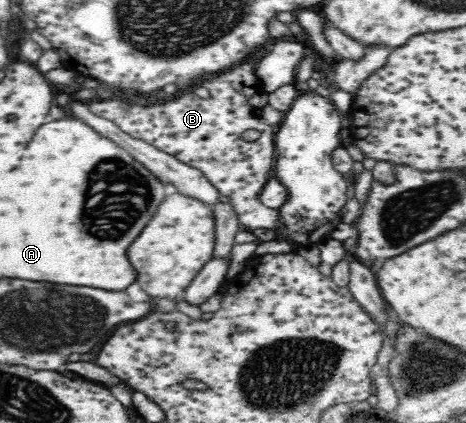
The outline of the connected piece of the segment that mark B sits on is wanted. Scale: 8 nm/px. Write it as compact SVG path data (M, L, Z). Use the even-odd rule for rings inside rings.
M257 57L243 60L219 73L201 76L198 83L209 91L209 97L201 98L192 90L170 95L164 102L145 103L129 98L113 96L90 102L95 115L111 120L118 131L124 131L133 139L140 139L153 147L175 156L179 161L201 170L205 177L219 189L221 195L232 197L239 220L251 230L257 227L272 229L285 235L278 210L263 205L259 193L273 175L276 153L277 127L265 122L259 110L251 105L251 97L265 93L263 82L257 76ZM245 131L259 131L258 139L244 140Z

